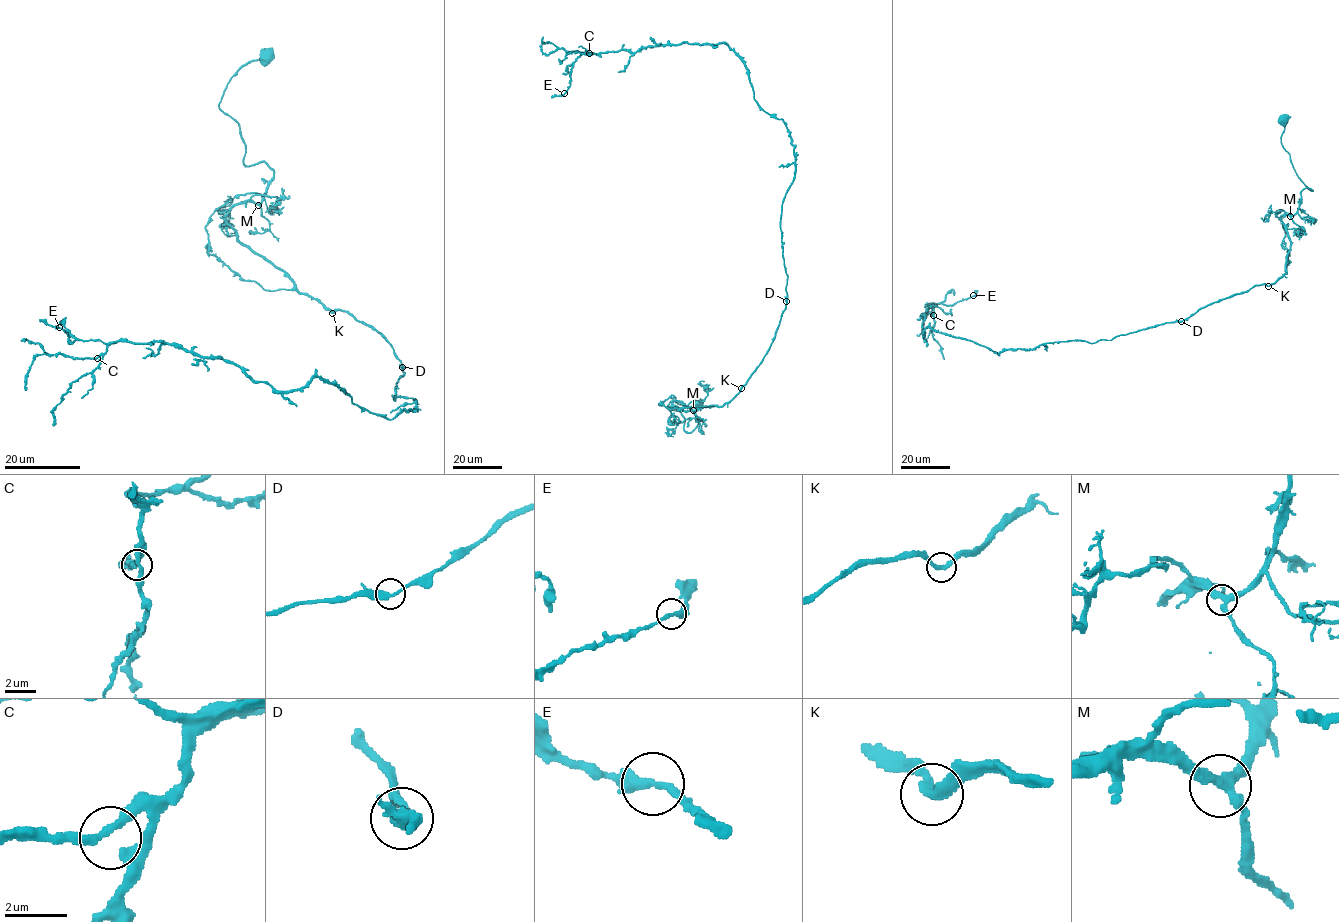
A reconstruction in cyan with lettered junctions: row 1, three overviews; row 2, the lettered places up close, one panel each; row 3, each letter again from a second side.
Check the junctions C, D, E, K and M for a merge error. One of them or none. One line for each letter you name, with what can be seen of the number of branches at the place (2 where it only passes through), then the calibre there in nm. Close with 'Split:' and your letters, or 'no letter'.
Split: no letter

